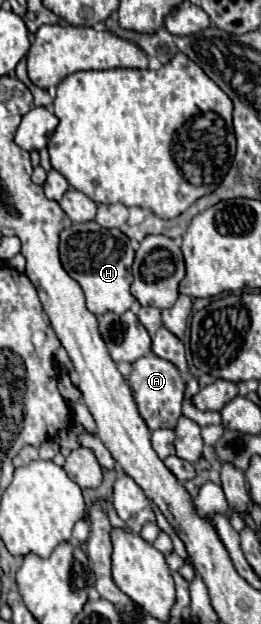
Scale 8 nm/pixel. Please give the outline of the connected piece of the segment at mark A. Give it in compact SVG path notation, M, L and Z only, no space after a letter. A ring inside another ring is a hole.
M149 352L147 356L143 356L131 364L127 382L131 386L139 414L145 420L145 424L149 426L149 430L159 430L159 428L173 430L177 426L177 420L181 416L183 396L185 396L185 384L183 384L179 370L171 362Z

